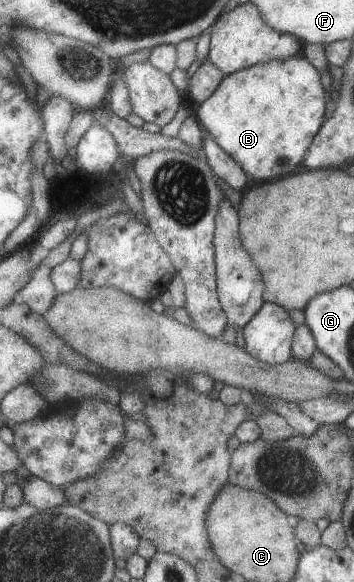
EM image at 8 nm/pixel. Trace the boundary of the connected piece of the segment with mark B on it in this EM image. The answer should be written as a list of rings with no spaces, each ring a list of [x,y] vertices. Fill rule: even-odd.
[[[292,56],[257,63],[225,75],[215,92],[200,102],[195,116],[205,134],[225,150],[247,176],[263,182],[285,176],[299,164],[299,160],[303,160],[303,152],[309,148],[325,120],[326,98],[317,70],[305,57]]]

